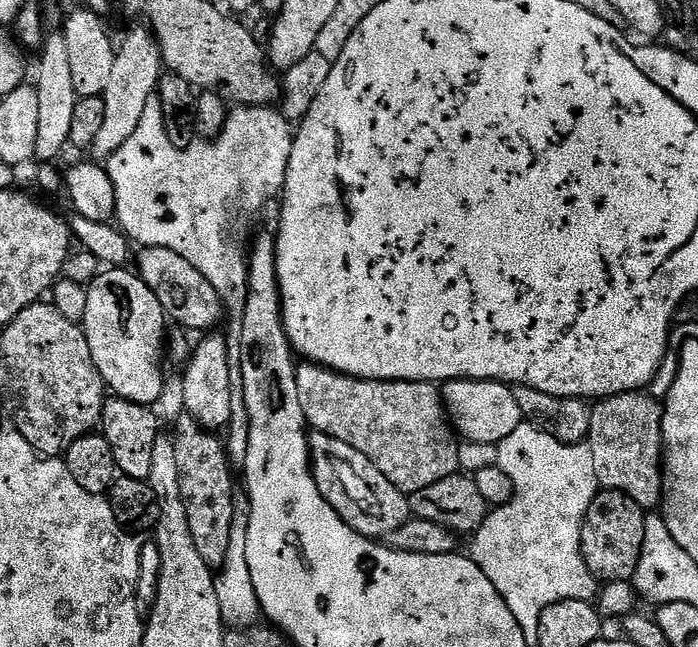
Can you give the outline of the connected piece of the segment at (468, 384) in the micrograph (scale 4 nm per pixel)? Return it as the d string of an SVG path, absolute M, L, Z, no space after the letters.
M450 380L440 388L440 398L444 401L449 424L457 437L467 442L486 442L498 446L510 438L520 424L525 423L512 388L497 380Z

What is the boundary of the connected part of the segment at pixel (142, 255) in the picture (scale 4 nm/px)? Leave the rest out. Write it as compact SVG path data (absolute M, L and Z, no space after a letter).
M154 246L153 248L141 247L139 251L140 253L137 256L135 253L134 256L135 271L158 298L165 317L171 323L173 320L176 326L184 330L193 328L194 331L203 333L205 330L215 329L212 327L223 318L225 304L218 290L214 290L214 286L210 286L210 282L206 282L206 278L202 278L202 274L198 274L198 270L190 266L190 262L186 262L186 258L174 254L174 250Z

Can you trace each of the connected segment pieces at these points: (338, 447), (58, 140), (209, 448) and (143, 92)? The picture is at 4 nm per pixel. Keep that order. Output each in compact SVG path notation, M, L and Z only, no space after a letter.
M312 432L308 437L308 459L312 462L312 477L322 498L326 498L333 510L358 534L387 538L410 518L409 497L400 492L366 454L358 454L354 446L346 446L346 442L330 438L330 434Z
M63 31L49 35L39 49L40 65L34 68L34 87L38 94L38 146L36 160L52 162L63 148L69 147L70 125L74 119L74 106L78 99L74 90L74 78L70 78L70 57L66 51Z
M184 413L174 423L173 446L178 461L178 478L182 502L186 502L186 518L190 538L202 554L202 562L216 570L223 565L226 550L230 550L230 530L236 509L236 496L232 492L232 468L221 442L211 431L205 430L191 415Z
M147 27L136 28L124 41L119 41L114 67L104 91L104 105L106 119L98 130L98 138L94 138L90 152L100 162L107 161L114 155L118 146L123 146L138 130L138 122L142 122L142 113L146 111L146 102L150 102L157 95L162 75L162 61L160 47L156 45L155 35Z

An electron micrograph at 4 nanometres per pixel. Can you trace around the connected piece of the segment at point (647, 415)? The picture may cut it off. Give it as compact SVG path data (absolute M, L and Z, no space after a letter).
M641 390L605 396L597 404L600 405L591 409L590 430L586 441L590 454L594 454L597 485L609 492L626 494L639 508L659 509L664 499L664 410L661 401Z

